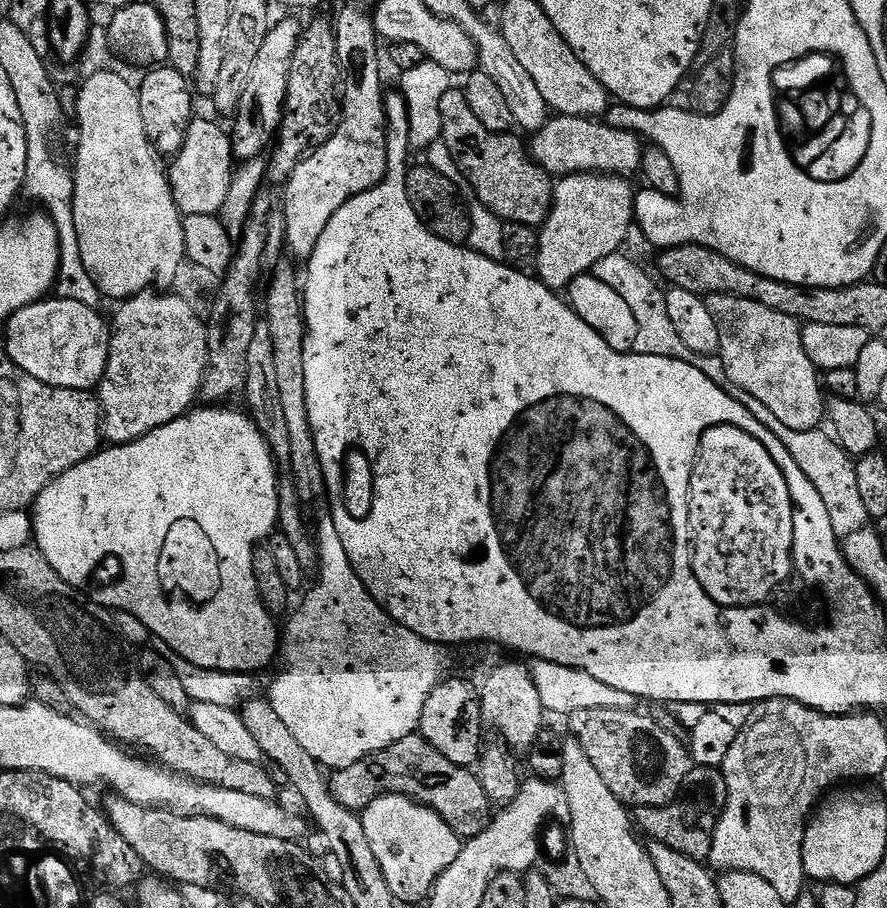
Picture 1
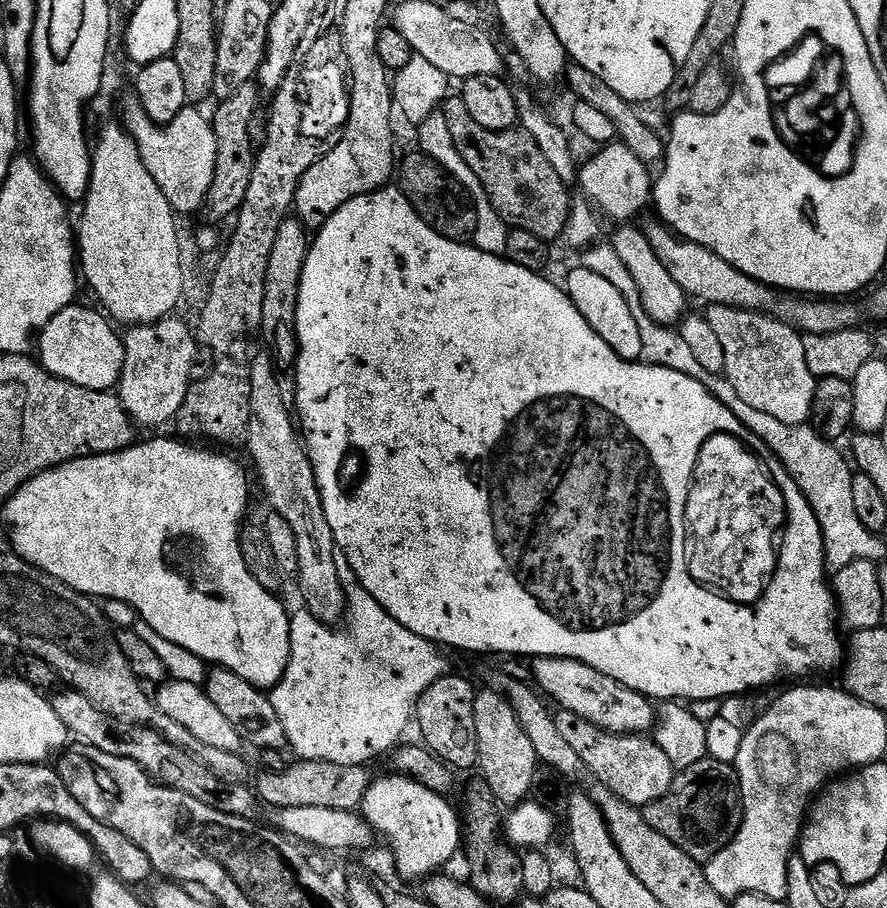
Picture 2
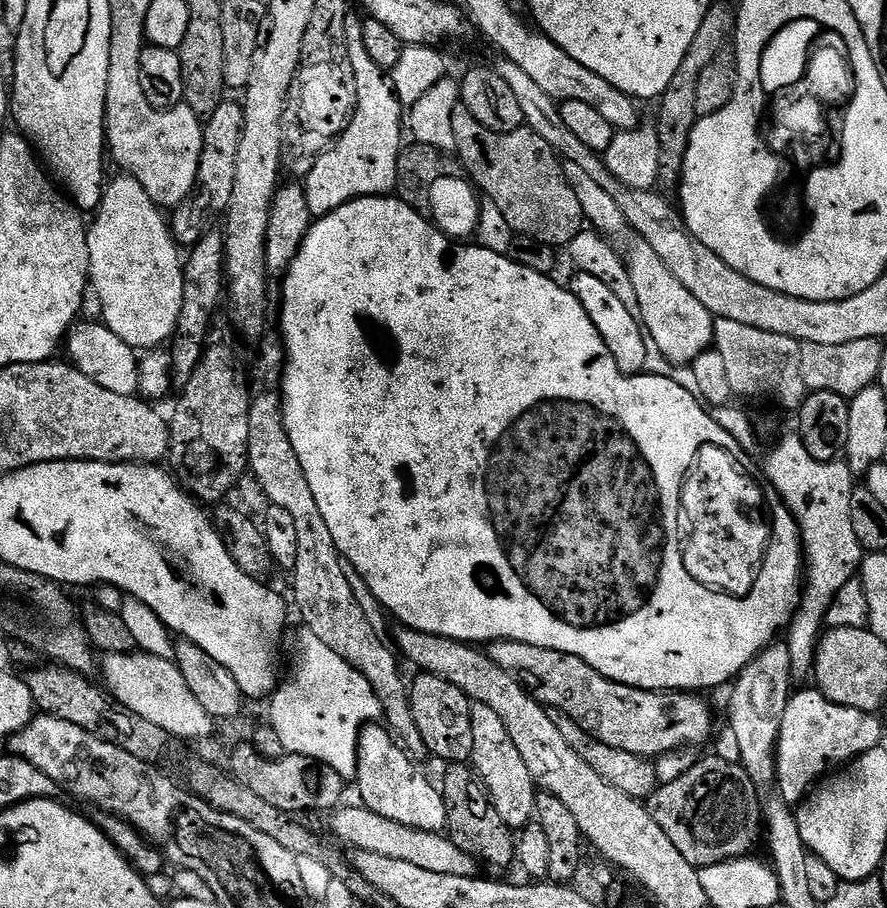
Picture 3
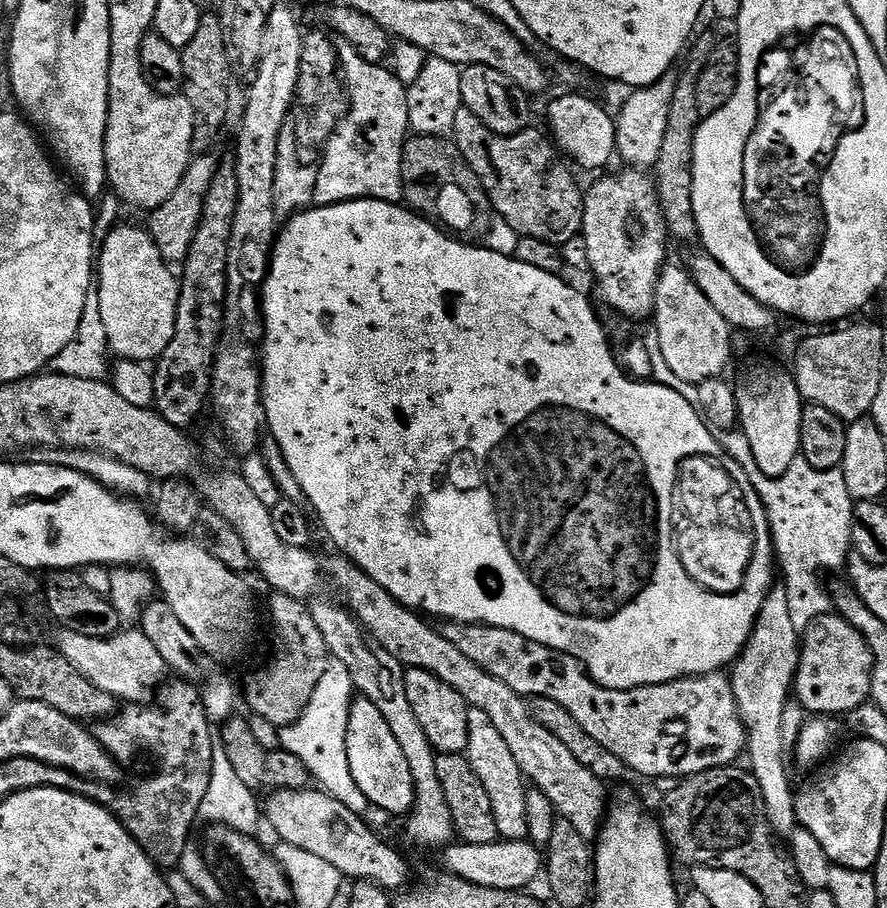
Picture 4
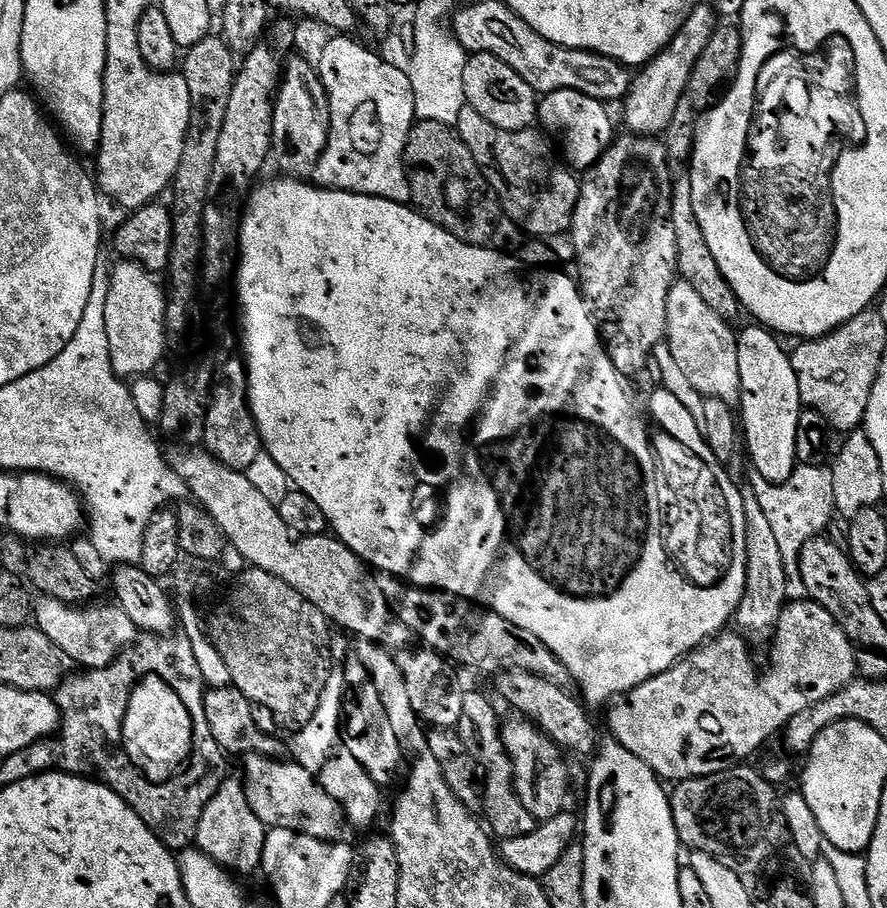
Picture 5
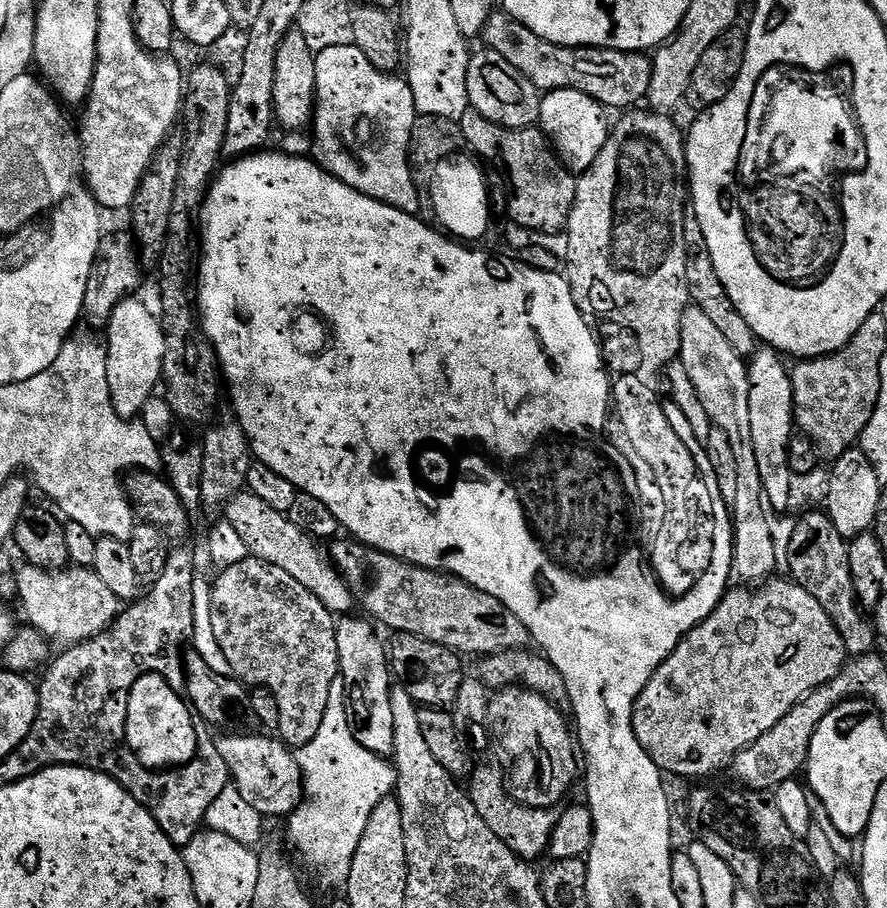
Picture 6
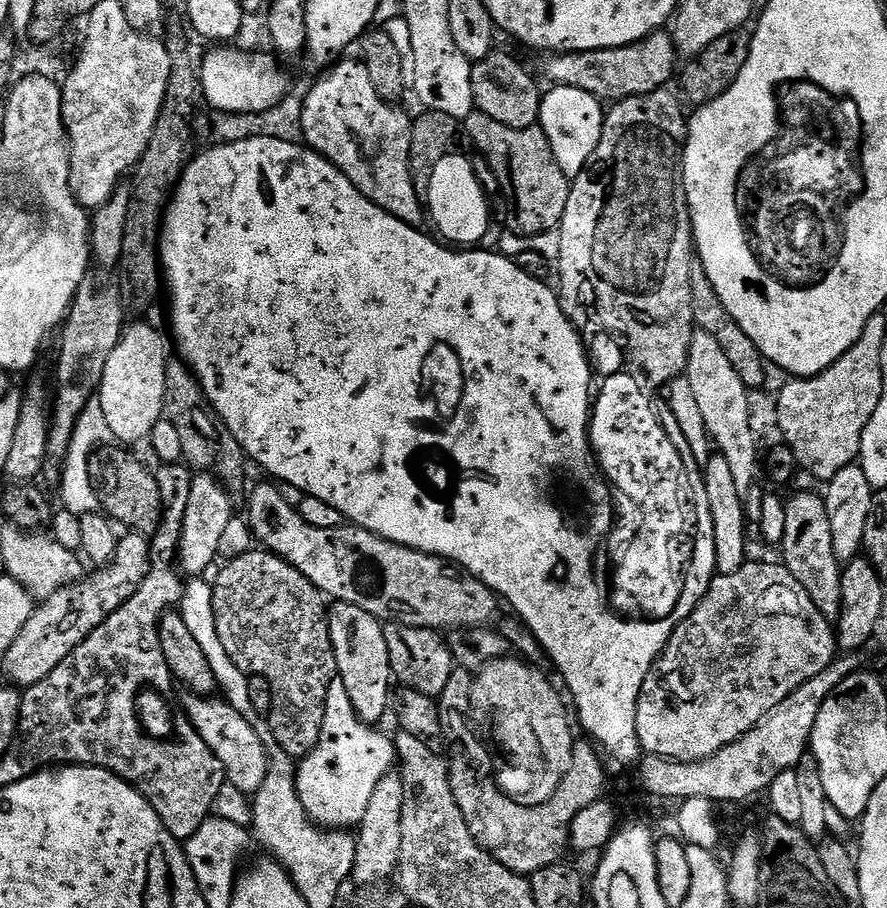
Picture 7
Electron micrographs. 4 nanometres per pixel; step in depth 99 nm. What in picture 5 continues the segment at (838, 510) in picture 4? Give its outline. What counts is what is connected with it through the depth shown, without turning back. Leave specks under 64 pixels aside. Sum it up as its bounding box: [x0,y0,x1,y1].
[756,463,836,582]

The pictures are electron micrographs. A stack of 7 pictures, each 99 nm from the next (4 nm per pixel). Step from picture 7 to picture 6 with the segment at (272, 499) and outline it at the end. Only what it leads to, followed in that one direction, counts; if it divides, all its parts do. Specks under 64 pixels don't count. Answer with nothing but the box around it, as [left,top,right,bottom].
[330,538,530,657]

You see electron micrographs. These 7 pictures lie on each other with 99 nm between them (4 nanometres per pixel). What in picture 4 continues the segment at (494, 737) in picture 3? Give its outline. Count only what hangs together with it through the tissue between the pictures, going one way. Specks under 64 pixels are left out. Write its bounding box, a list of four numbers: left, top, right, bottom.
[466,707,527,840]

